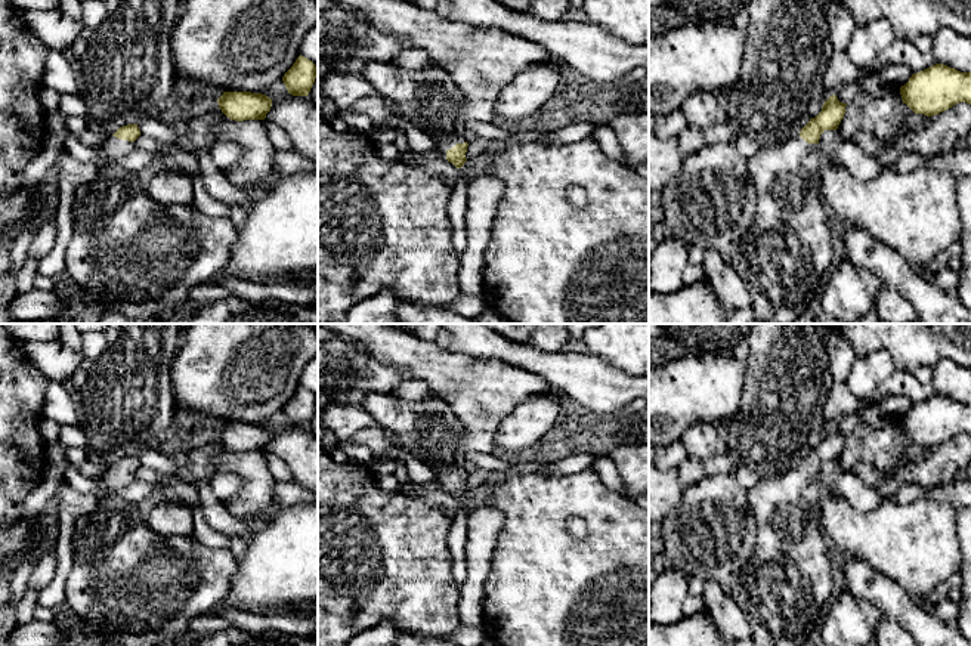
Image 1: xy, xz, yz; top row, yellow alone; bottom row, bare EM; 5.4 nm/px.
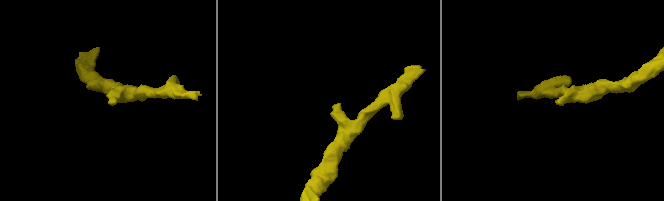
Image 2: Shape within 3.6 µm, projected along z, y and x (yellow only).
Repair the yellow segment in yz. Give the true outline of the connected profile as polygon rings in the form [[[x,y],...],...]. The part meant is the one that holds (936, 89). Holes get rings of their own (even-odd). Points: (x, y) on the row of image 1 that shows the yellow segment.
[[[936,64],[912,74],[900,87],[903,103],[915,114],[937,115],[959,102],[971,105],[971,72]]]

